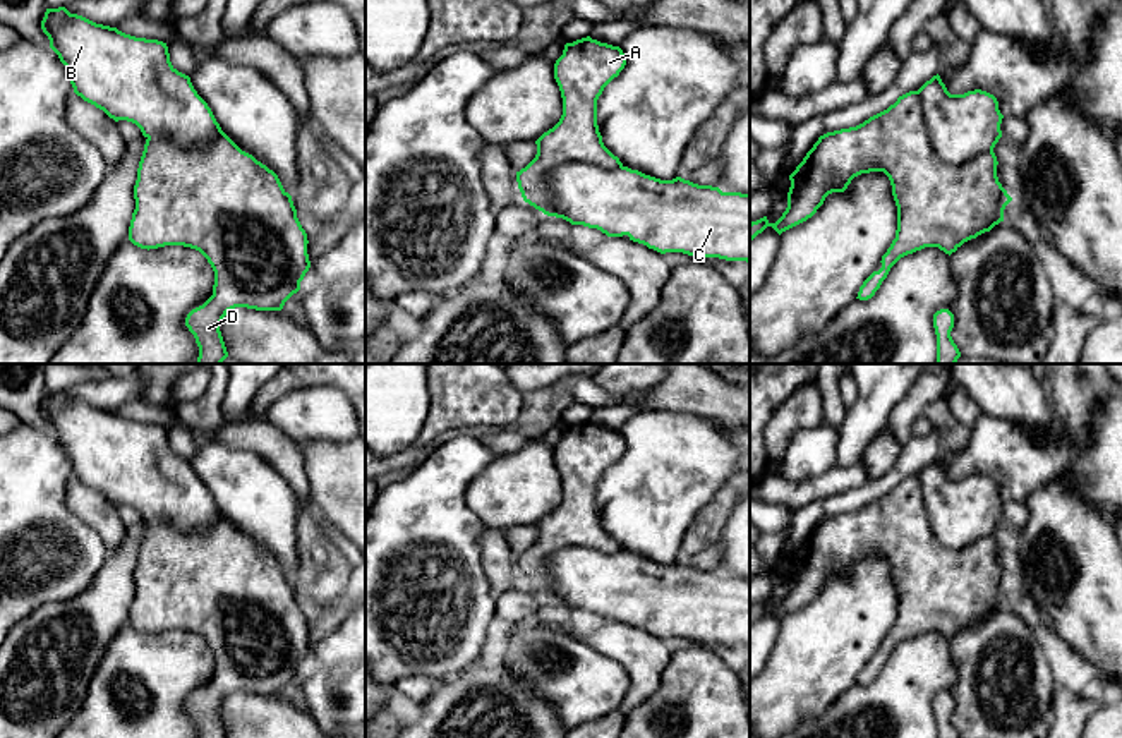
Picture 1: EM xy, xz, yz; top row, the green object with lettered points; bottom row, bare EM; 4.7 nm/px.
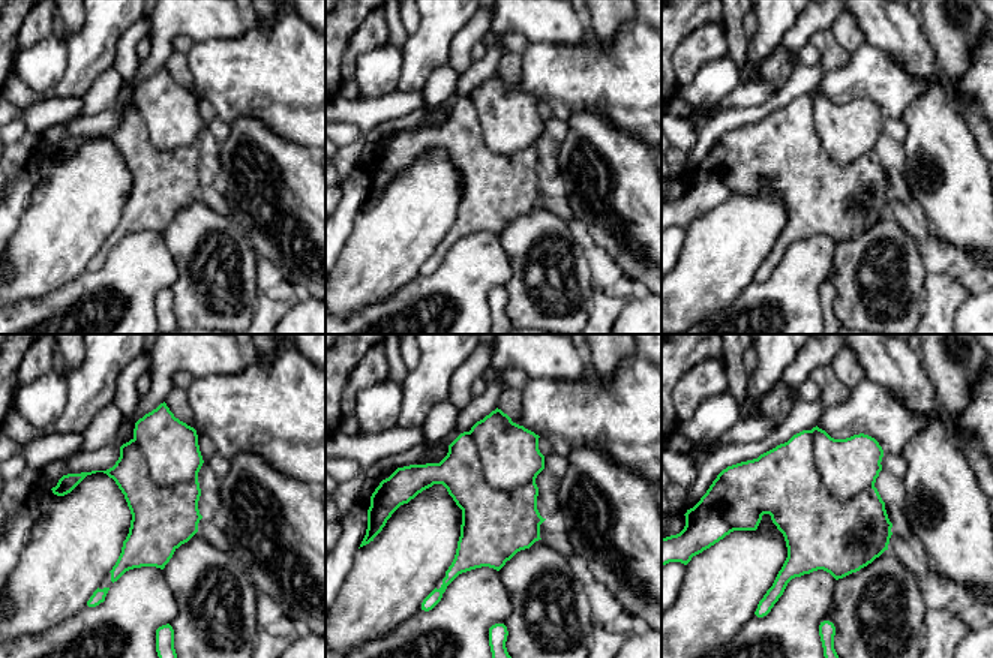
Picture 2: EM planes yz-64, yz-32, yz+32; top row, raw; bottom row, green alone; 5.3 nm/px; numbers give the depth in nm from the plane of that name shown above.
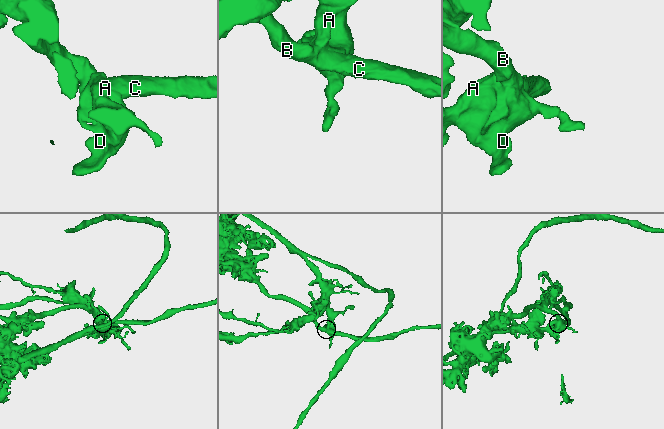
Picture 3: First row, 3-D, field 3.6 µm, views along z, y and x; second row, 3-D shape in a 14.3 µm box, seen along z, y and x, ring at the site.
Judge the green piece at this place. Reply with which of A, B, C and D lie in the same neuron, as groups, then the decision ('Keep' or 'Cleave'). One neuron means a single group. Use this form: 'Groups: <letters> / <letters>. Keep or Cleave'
Groups: A D / B C. Cleave

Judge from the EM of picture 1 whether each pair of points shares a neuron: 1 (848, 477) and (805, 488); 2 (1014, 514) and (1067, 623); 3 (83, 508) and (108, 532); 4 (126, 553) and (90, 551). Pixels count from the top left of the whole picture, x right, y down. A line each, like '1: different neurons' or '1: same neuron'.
1: same neuron
2: different neurons
3: same neuron
4: different neurons

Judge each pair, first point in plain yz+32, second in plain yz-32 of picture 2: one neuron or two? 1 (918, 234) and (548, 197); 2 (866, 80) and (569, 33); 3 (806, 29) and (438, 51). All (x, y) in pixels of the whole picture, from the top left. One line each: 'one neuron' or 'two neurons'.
1: one neuron
2: two neurons
3: two neurons

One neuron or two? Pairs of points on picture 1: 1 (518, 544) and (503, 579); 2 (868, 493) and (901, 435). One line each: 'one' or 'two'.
1: two
2: two

